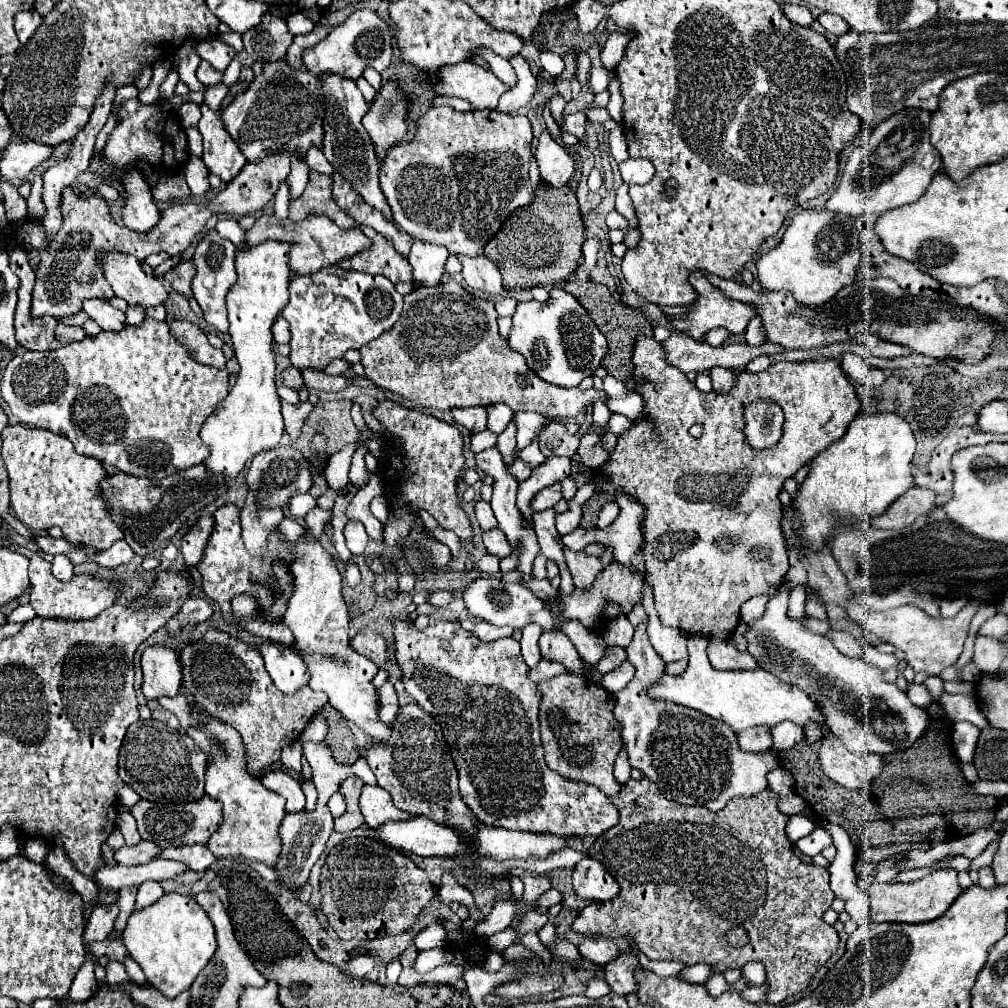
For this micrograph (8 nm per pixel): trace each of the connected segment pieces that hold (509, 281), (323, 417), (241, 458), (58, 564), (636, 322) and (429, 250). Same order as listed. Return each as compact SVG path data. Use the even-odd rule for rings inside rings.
M542 181L536 201L526 209L514 211L504 221L502 229L484 247L484 255L498 265L504 289L532 289L566 281L578 267L584 241L584 223L576 195L570 187L554 189Z
M320 399L312 413L308 415L306 423L302 427L302 433L296 441L296 447L302 451L306 459L313 455L310 440L314 433L322 433L326 436L326 455L328 461L330 455L338 453L348 443L358 441L358 429L350 417L352 403L348 399L336 399L336 401L324 401ZM334 445L334 447L332 447Z
M264 241L248 251L238 251L236 271L238 281L228 293L228 319L230 337L234 345L236 359L240 363L240 373L236 385L230 389L228 397L218 403L214 413L206 419L200 429L202 441L210 447L210 457L204 465L224 475L226 479L236 477L246 463L262 451L278 447L284 435L284 419L280 413L280 397L276 393L276 367L272 351L272 325L282 313L288 301L290 269L286 265L290 245L278 241Z
M56 555L52 559L52 575L60 581L70 581L74 577L74 565L68 561L66 555Z
M566 281L564 291L570 293L572 297L576 297L580 301L582 307L588 309L588 315L592 317L592 321L596 323L596 327L604 333L604 337L608 339L608 353L602 359L602 367L608 371L608 375L616 377L618 381L626 381L632 375L632 363L630 363L630 349L634 343L634 337L638 337L640 333L646 335L648 329L652 329L648 317L640 317L636 309L624 305L618 297L610 295L608 289L600 283L594 281Z
M414 241L408 255L408 261L414 267L414 283L422 287L438 285L444 275L444 263L448 255L448 249L424 241Z

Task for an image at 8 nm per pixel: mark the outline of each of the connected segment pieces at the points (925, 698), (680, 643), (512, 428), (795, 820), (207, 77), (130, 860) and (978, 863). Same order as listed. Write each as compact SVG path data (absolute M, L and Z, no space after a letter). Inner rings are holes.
M914 683L914 685L910 685L910 687L908 687L908 695L910 695L910 697L914 697L916 705L918 705L918 707L924 707L924 709L934 701L934 699L930 697L928 689L926 689L924 685L918 685L918 683Z
M648 609L648 639L650 645L654 647L654 651L658 653L658 657L668 665L672 661L684 659L688 657L686 651L686 635L674 627L664 627L658 621L658 615L654 613L654 609Z
M510 421L508 427L498 435L496 447L500 449L500 453L504 457L504 463L510 465L514 461L512 453L514 453L514 447L516 447L516 425L514 425L514 421Z
M794 815L794 817L790 817L790 821L788 821L788 825L786 825L786 833L788 833L790 841L796 843L800 837L806 837L814 827L816 827L816 825L814 825L812 819L802 817L802 815Z
M202 61L198 65L198 71L196 71L198 79L202 85L216 85L220 79L222 79L222 73L218 73L208 61Z
M142 841L136 847L122 847L122 849L118 849L114 853L114 859L120 865L140 865L140 863L146 863L146 861L156 859L160 851L162 849L158 849L156 845L150 845L148 841Z
M994 841L994 843L990 843L990 845L988 845L988 849L986 849L986 851L984 851L980 857L976 857L976 859L970 863L970 869L978 871L980 867L988 867L988 865L992 863L994 853L996 853L996 841Z

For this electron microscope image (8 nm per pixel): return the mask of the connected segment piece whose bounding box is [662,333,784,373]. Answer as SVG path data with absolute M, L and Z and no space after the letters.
M672 333L664 343L662 347L666 349L666 359L672 363L672 365L678 365L678 369L682 373L704 373L704 371L710 371L712 367L746 367L754 357L760 357L760 355L776 355L776 353L782 353L784 347L782 345L776 345L772 341L764 341L762 345L758 347L752 347L748 343L728 343L728 345L722 345L722 347L710 347L708 343L706 345L698 345L698 341L686 341L686 337L682 333Z

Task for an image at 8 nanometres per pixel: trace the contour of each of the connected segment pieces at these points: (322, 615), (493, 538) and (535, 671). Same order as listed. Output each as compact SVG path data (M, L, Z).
M308 529L296 545L292 573L296 577L296 591L290 599L284 621L296 637L296 647L306 653L304 661L312 673L310 687L314 691L324 691L328 695L328 703L358 727L362 727L368 737L386 741L390 727L378 721L378 703L374 697L376 687L370 685L370 679L378 673L378 667L364 655L358 655L354 649L350 649L350 619L348 607L342 597L342 575L336 567L334 557L320 545L316 537L308 533Z
M492 529L490 533L482 531L482 541L484 541L484 547L490 555L496 555L500 559L510 555L510 545L506 545L506 537L502 537L500 529Z
M540 661L536 667L532 667L532 669L528 671L528 677L538 683L538 681L544 681L544 679L556 677L558 673L566 673L564 665L554 663L554 661Z

